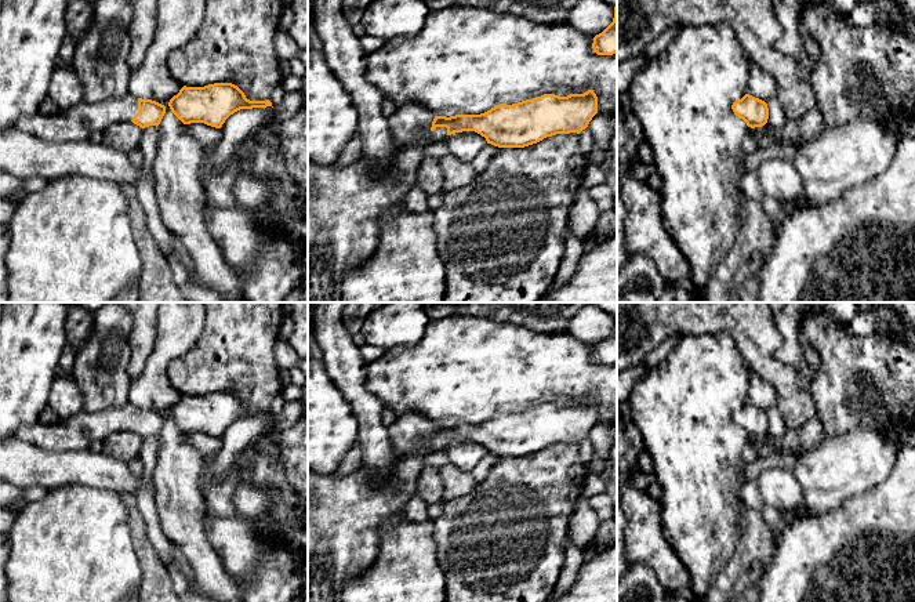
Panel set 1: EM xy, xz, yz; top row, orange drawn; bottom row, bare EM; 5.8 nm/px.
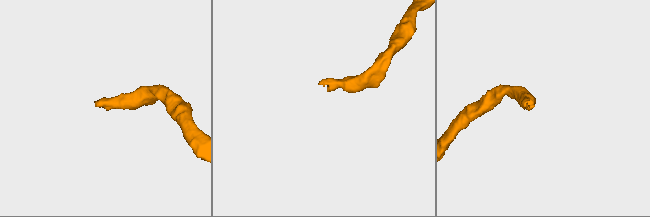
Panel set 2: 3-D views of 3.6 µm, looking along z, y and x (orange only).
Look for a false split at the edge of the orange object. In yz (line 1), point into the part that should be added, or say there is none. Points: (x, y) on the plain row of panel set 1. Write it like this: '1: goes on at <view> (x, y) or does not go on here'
1: does not go on here

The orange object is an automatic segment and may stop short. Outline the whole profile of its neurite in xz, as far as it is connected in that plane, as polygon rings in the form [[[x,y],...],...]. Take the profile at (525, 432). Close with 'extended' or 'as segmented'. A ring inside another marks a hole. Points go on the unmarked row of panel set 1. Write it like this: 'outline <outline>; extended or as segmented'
outline [[[588,399],[567,406],[544,403],[512,414],[500,413],[480,424],[435,425],[425,443],[415,445],[407,453],[393,452],[389,486],[373,485],[371,476],[362,469],[342,478],[308,469],[308,602],[342,602],[344,583],[363,574],[377,556],[380,526],[403,509],[415,493],[426,456],[444,452],[454,442],[475,440],[494,456],[524,457],[556,443],[580,443],[596,423],[598,406]]]; extended

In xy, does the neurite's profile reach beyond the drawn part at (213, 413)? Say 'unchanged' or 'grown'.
unchanged

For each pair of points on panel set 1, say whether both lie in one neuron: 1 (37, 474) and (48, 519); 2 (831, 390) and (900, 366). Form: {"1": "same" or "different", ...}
{"1": "different", "2": "same"}

